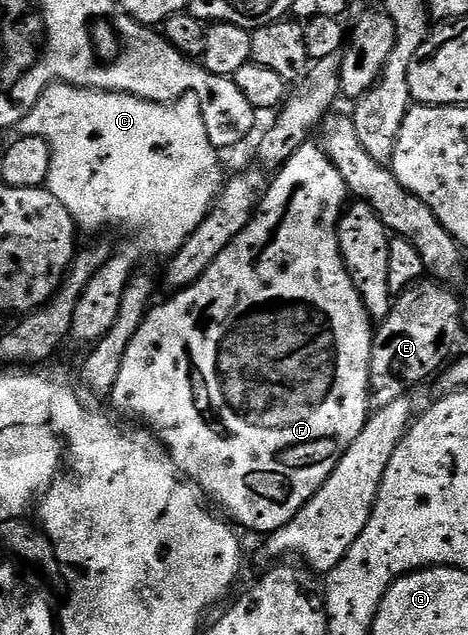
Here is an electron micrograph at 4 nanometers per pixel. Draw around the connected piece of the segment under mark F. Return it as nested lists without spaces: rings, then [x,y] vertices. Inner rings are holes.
[[[315,143],[297,149],[286,165],[279,166],[259,202],[255,216],[244,227],[243,233],[237,235],[237,239],[233,239],[229,247],[225,247],[225,251],[213,259],[213,263],[209,263],[209,271],[205,271],[205,275],[201,275],[201,279],[192,285],[172,292],[171,301],[148,309],[141,327],[137,327],[137,335],[129,339],[125,359],[121,359],[121,375],[117,375],[117,383],[109,394],[109,400],[121,412],[136,417],[139,420],[136,422],[157,435],[179,466],[179,472],[194,481],[236,526],[244,525],[262,535],[276,533],[285,527],[285,523],[292,521],[297,511],[301,511],[301,507],[307,505],[313,495],[317,495],[317,491],[333,475],[353,439],[361,435],[361,427],[365,427],[369,416],[371,348],[375,335],[371,316],[367,313],[365,303],[361,303],[361,295],[357,295],[357,287],[353,287],[353,279],[339,250],[339,218],[348,201],[345,179],[324,150],[318,144],[315,146]]]

